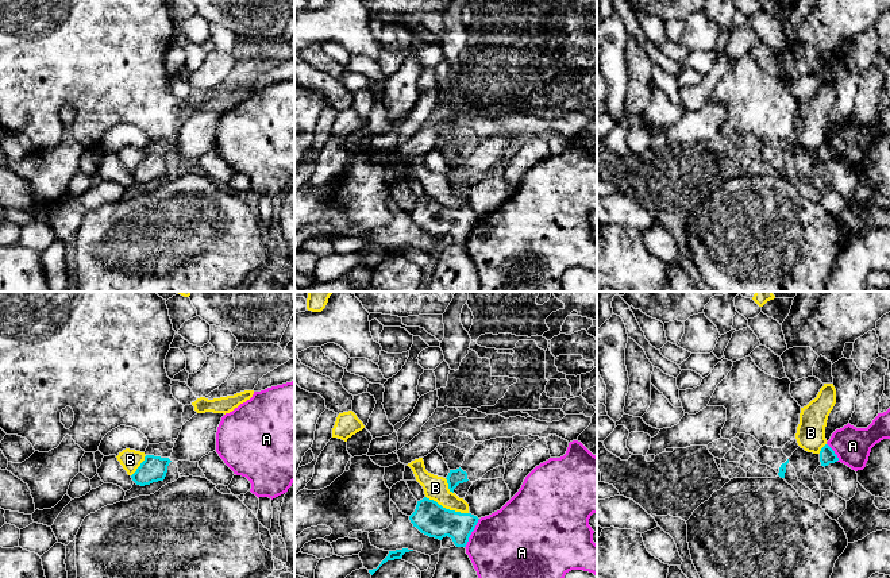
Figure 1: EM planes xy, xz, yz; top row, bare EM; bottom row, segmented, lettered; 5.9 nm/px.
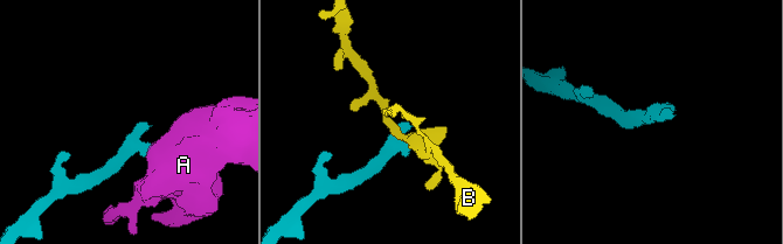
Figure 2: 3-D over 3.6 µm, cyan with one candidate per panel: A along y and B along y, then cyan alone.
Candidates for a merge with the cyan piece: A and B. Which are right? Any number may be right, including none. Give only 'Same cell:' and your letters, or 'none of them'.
Same cell: none of them

